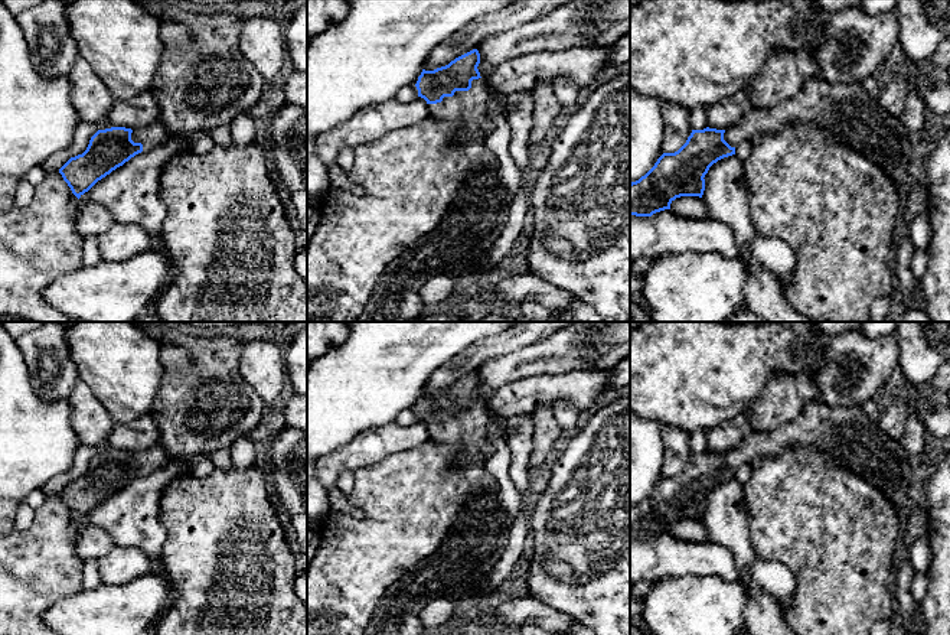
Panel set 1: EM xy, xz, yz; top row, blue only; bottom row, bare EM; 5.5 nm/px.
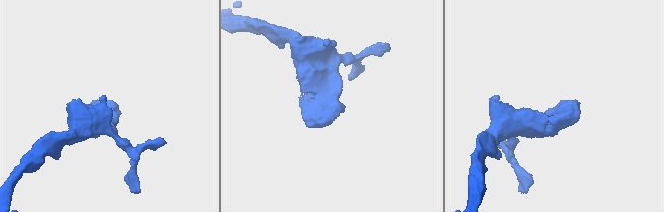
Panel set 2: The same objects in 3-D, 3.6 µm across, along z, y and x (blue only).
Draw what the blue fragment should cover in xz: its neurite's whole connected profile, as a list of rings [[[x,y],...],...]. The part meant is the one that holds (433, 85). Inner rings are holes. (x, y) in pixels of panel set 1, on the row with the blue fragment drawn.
[[[473,49],[445,66],[422,69],[415,84],[418,97],[428,104],[430,118],[457,127],[450,144],[471,140],[494,128],[484,111],[492,91],[480,76],[479,64],[480,53]]]

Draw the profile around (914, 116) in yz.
[[[914,89],[905,98],[905,111],[901,115],[901,121],[915,141],[924,141],[931,134],[925,124],[924,98]]]

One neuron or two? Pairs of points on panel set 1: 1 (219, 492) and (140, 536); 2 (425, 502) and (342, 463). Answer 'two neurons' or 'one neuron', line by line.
1: two neurons
2: two neurons

